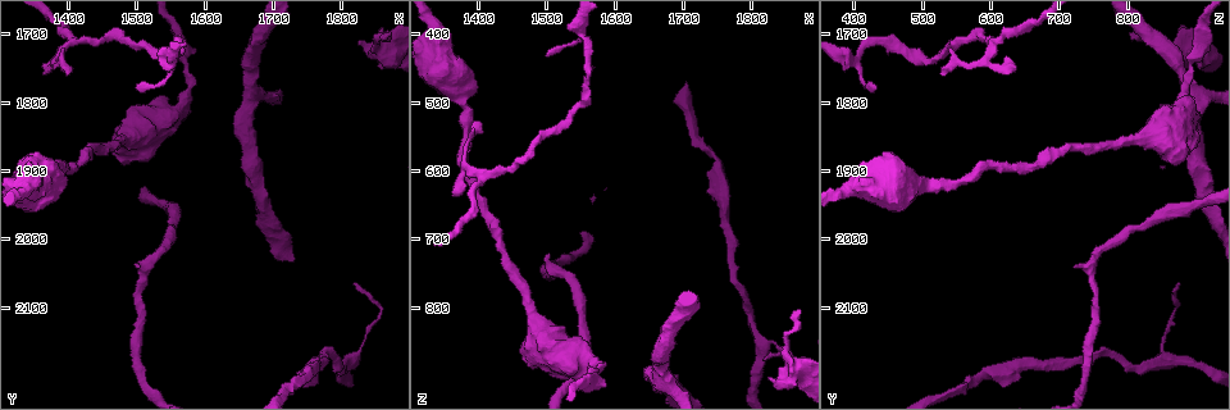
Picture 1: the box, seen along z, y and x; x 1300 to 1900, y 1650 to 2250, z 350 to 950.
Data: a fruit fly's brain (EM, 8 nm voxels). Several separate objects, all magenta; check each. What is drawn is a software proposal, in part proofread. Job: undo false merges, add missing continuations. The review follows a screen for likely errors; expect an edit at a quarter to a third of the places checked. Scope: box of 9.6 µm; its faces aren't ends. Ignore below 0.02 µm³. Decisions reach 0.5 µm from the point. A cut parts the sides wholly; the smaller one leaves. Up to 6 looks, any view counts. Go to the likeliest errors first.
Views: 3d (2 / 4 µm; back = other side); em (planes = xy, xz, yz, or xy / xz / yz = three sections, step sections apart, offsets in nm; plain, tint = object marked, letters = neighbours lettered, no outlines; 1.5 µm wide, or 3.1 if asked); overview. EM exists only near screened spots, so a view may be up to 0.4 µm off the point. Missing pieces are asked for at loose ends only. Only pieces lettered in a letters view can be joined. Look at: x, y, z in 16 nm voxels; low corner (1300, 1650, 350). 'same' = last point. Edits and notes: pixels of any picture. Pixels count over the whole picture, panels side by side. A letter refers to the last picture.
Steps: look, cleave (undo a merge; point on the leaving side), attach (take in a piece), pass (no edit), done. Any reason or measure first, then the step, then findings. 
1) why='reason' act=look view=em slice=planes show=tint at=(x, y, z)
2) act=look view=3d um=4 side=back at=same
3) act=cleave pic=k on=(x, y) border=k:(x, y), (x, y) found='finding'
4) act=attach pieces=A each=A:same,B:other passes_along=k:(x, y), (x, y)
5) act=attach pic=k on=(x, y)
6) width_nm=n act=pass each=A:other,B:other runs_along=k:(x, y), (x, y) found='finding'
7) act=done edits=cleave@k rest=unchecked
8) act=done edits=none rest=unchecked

why='stops while still wide' act=look view=3d um=4 at=(1830, 1710, 900)

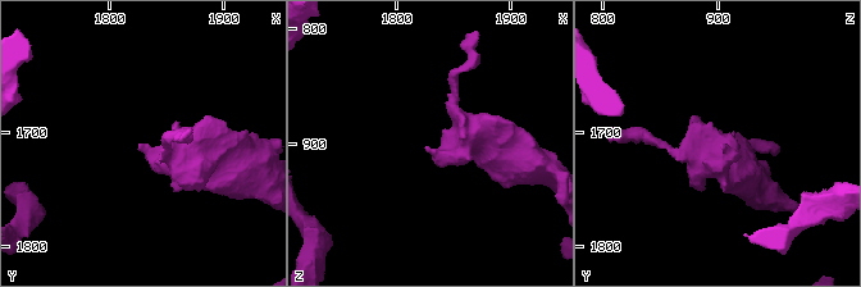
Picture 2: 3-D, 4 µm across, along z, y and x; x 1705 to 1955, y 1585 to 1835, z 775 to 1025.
why='need the tissue' act=look view=em slice=yz step=4 show=tint at=(1826, 1714, 904)

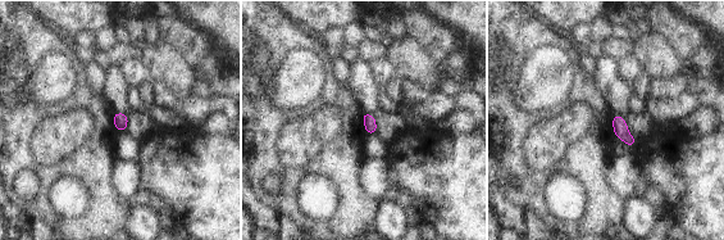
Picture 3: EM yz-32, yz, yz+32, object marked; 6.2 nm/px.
why='cut it another way' act=look view=em slice=planes show=letters at=same

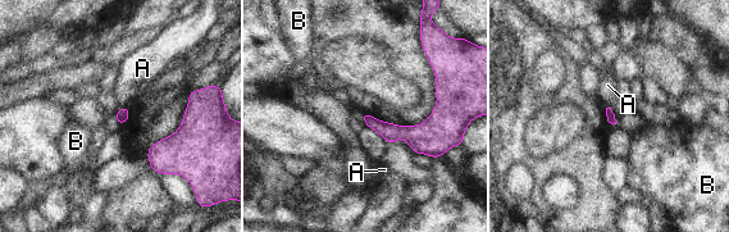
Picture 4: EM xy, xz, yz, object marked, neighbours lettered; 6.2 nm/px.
act=pass each=A:other,B:other border=4:(119, 107), (128, 108) found='no lettered piece goes on from it'

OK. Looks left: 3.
why='thin end' act=look view=3d um=2 at=(1395, 1760, 525)

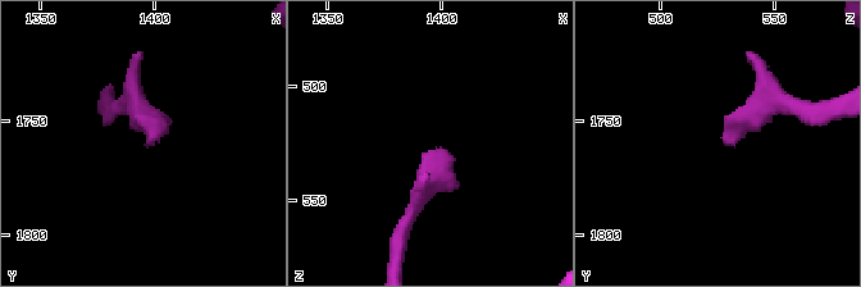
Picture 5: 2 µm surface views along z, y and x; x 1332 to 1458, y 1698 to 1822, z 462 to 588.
act=look view=em slice=planes show=tint at=(1397, 1760, 528)

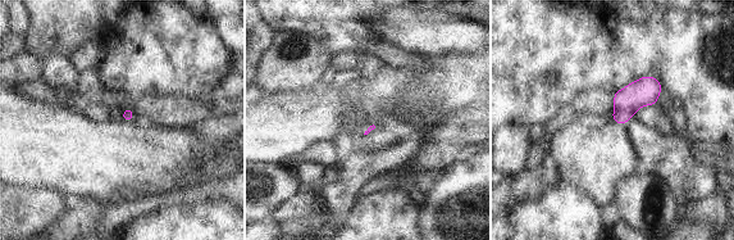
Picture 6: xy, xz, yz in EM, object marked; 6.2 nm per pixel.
act=look view=em slice=planes show=letters at=same

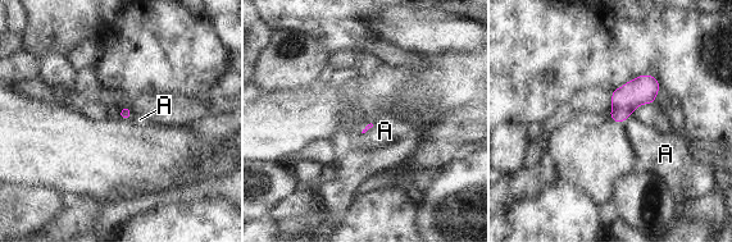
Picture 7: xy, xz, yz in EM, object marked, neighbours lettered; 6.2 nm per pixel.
longest_contact=A:90nm act=pass each=A:other border=7:(631, 114), (622, 123) found='none of them fits'

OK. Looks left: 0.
act=done edits=none rest=unchecked

